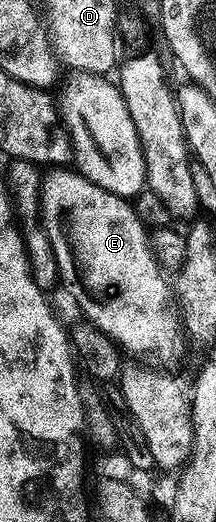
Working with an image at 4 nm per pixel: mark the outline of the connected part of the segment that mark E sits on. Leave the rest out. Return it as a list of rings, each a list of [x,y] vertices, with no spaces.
[[[54,167],[45,174],[42,182],[42,225],[48,231],[56,255],[61,284],[66,284],[79,311],[94,324],[91,326],[110,337],[120,350],[135,353],[138,356],[135,358],[151,366],[173,370],[170,368],[186,353],[188,337],[179,306],[172,296],[171,282],[170,285],[166,282],[167,274],[150,246],[150,233],[138,217],[135,206],[125,197],[117,197],[104,191],[104,187],[96,187],[96,183],[73,168]]]

